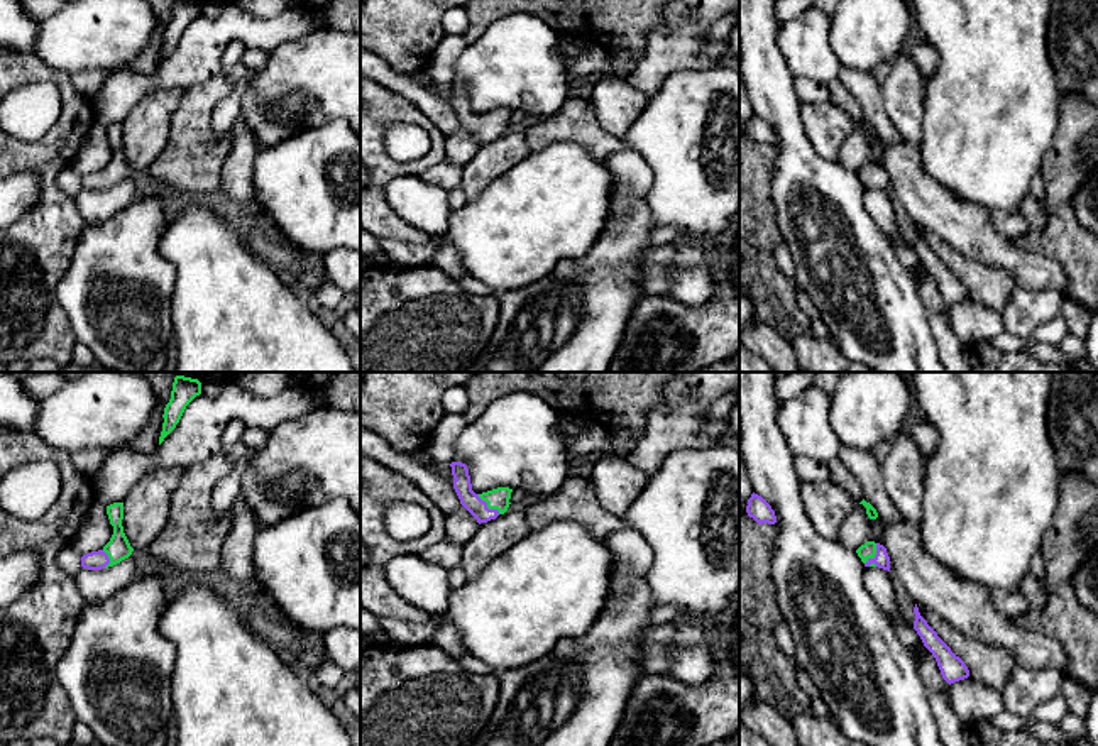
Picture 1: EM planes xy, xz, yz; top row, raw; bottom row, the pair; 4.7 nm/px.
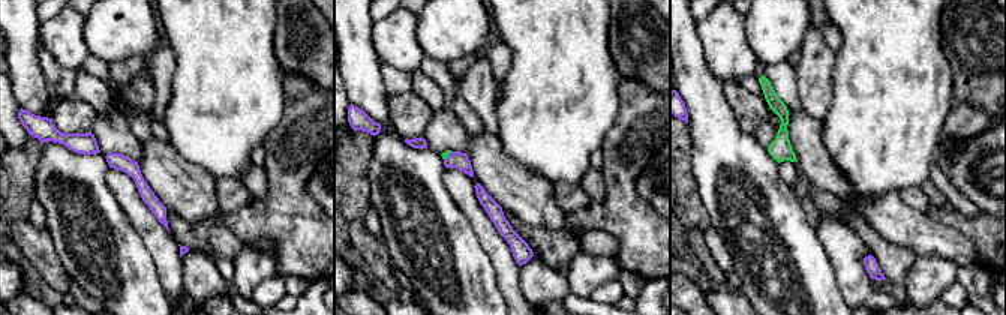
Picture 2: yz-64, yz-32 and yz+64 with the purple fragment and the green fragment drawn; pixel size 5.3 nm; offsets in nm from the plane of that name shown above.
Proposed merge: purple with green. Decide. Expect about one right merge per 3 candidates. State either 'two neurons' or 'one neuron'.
one neuron

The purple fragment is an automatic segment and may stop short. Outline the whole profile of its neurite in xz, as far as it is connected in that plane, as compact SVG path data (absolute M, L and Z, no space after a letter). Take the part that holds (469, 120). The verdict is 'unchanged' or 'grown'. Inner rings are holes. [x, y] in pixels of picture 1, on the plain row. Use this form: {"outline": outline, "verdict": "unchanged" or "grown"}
{"outline": "M452 83L453 110L460 120L460 125L477 140L477 144L487 144L504 135L509 129L513 110L497 108L482 115L472 112L469 90L462 83Z", "verdict": "grown"}

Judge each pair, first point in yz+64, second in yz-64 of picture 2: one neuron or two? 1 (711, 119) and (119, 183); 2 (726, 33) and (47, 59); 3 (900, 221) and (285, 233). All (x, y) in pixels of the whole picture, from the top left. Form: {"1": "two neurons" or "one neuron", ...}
{"1": "two neurons", "2": "two neurons", "3": "two neurons"}

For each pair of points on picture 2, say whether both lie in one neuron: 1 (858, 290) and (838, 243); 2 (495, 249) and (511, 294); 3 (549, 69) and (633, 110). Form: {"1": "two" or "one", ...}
{"1": "one", "2": "one", "3": "two"}

